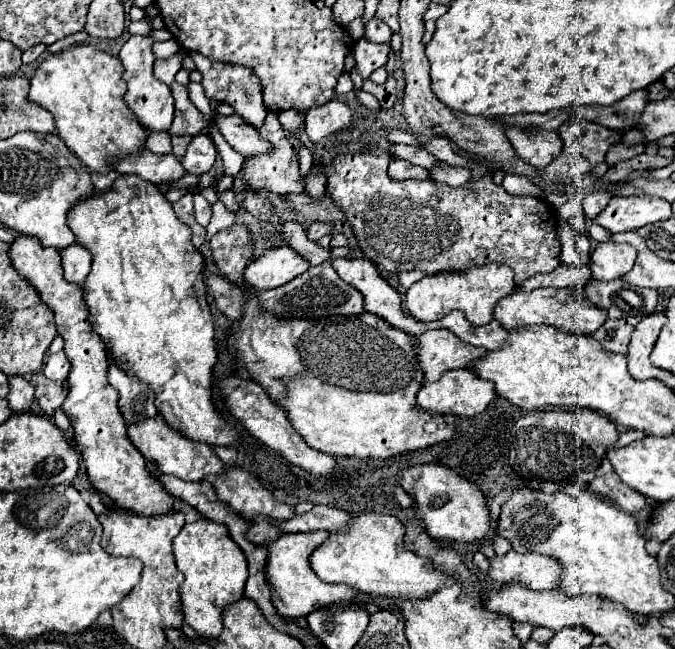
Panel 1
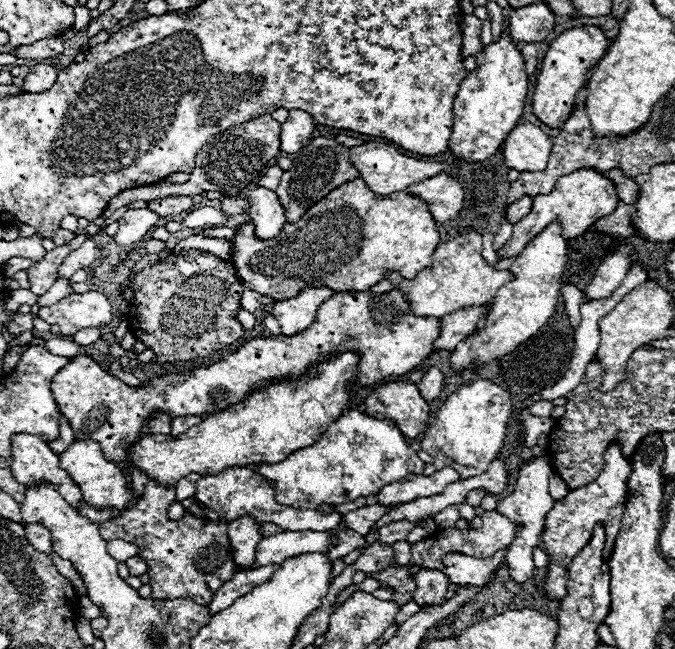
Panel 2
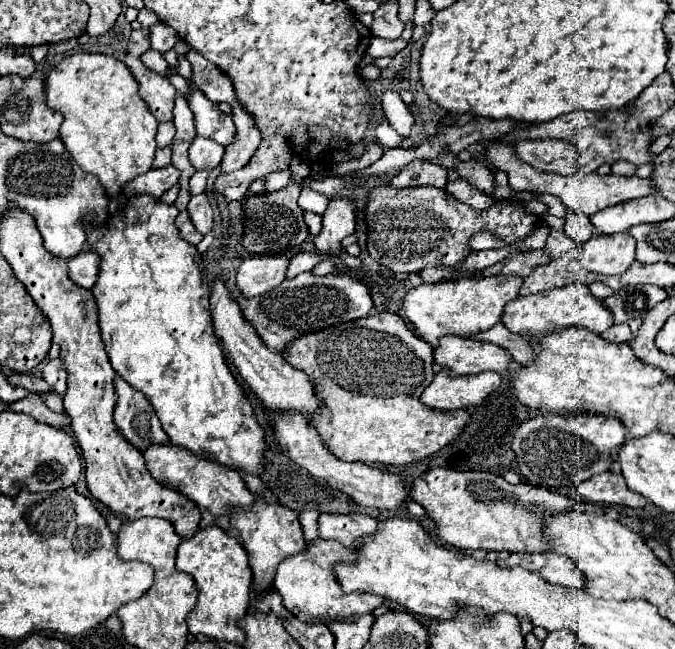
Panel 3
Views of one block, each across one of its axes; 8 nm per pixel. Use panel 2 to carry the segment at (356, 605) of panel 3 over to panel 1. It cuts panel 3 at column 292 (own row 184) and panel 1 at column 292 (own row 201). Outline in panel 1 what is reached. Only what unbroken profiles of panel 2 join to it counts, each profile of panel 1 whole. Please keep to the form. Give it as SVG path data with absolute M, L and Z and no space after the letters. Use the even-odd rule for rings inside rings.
M318 530L318 532L284 534L276 542L268 544L266 576L268 576L270 590L272 590L272 602L282 616L306 618L306 616L310 616L310 612L316 612L318 608L326 608L330 604L350 606L358 600L356 598L358 590L354 590L350 586L342 586L342 584L326 584L310 568L310 556L312 556L314 548L322 546L326 540L328 540L328 532Z

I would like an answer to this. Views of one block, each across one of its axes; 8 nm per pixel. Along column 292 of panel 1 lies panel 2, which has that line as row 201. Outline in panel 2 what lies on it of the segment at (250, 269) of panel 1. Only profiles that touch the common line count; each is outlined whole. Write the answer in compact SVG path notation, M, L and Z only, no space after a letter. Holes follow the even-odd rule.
M254 188L248 196L250 200L250 220L254 222L254 234L260 240L276 238L286 222L282 204L272 190Z

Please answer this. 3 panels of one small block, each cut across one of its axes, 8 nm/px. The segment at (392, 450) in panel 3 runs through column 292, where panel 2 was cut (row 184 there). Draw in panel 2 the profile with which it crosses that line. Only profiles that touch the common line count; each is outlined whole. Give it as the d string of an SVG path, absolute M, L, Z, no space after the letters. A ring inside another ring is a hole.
M356 178L340 184L340 188L334 188L296 224L286 222L278 238L258 240L254 236L254 224L248 222L236 232L232 244L240 282L258 294L272 296L274 300L286 300L296 296L306 286L328 286L334 288L334 292L364 292L378 284L386 276L386 272L400 272L404 278L412 278L418 274L418 270L424 270L432 264L432 254L440 244L440 234L436 220L428 212L428 204L422 198L408 192L378 196L368 190L362 178Z

